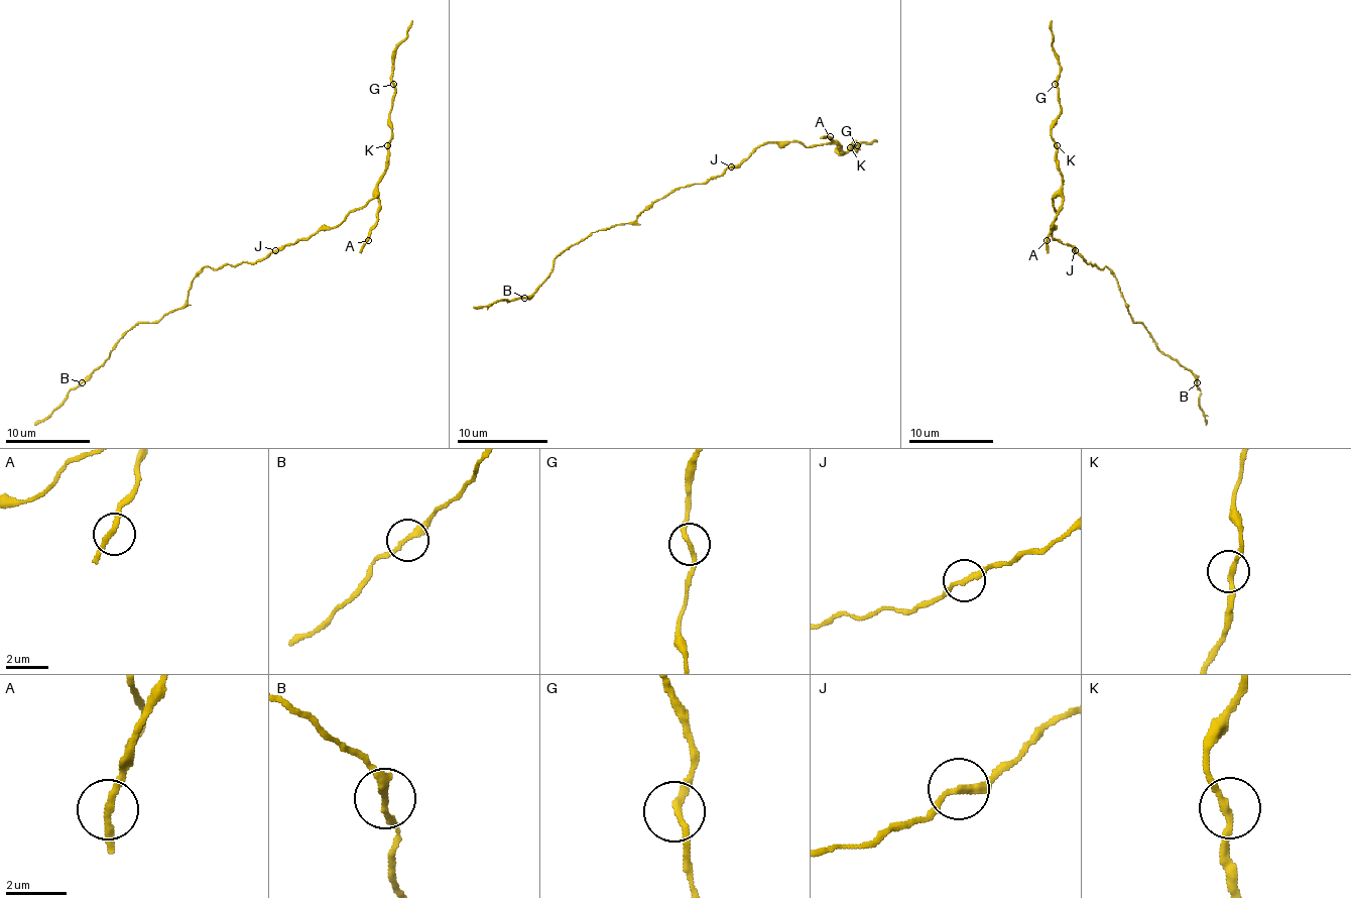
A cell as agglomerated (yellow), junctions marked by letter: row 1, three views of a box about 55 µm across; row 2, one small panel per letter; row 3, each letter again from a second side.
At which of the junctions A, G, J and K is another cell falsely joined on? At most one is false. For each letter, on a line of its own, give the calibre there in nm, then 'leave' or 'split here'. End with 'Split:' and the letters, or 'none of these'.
A: 220 nm | leave
G: 220 nm | leave
J: 240 nm | split here
K: 200 nm | leave
Split: J

